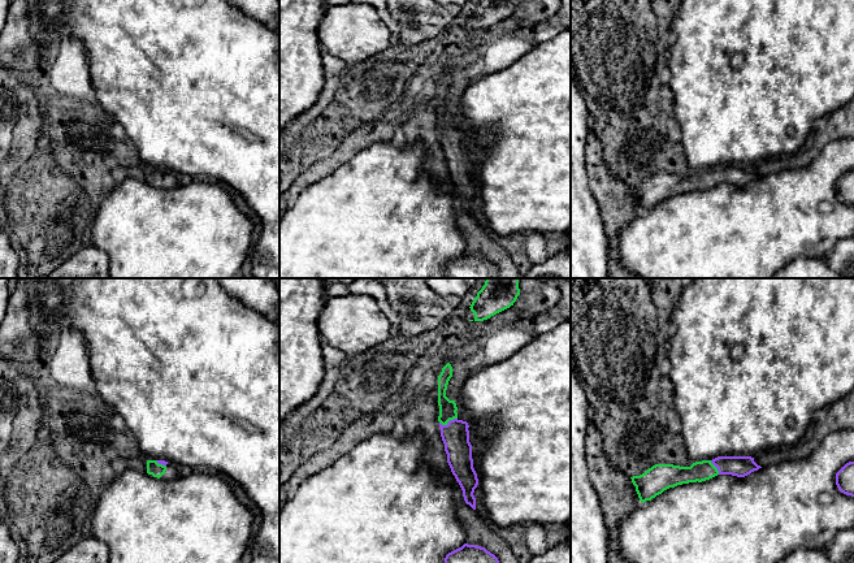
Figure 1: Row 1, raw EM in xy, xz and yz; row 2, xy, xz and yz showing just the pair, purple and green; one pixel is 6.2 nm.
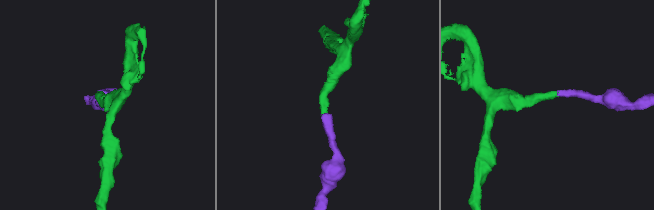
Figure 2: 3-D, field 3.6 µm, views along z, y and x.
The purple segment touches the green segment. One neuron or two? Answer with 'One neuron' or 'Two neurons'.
One neuron

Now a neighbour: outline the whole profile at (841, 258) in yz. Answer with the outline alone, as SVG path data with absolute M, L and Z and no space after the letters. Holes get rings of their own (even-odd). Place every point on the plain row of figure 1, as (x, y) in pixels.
M854 237L838 241L825 259L832 269L854 278Z

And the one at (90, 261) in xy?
M90 244L53 269L48 278L109 278L109 260L104 251Z

